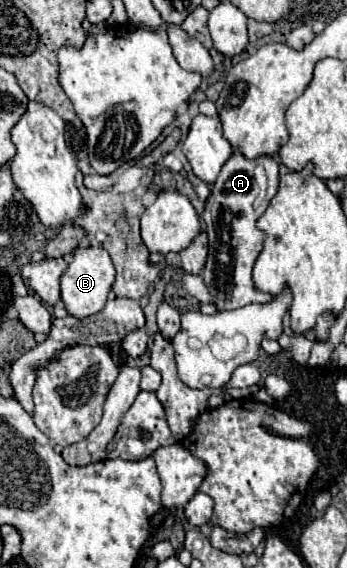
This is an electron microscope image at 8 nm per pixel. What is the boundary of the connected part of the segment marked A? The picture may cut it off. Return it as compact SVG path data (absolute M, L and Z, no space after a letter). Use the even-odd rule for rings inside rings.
M239 149L225 161L221 173L211 189L211 197L205 203L205 223L209 233L209 259L203 269L203 279L213 293L217 309L239 309L251 303L269 303L273 297L253 291L253 263L263 251L265 233L255 227L257 219L265 213L279 187L279 165L271 155L259 155L247 159ZM225 213L231 213L231 221L225 221Z

